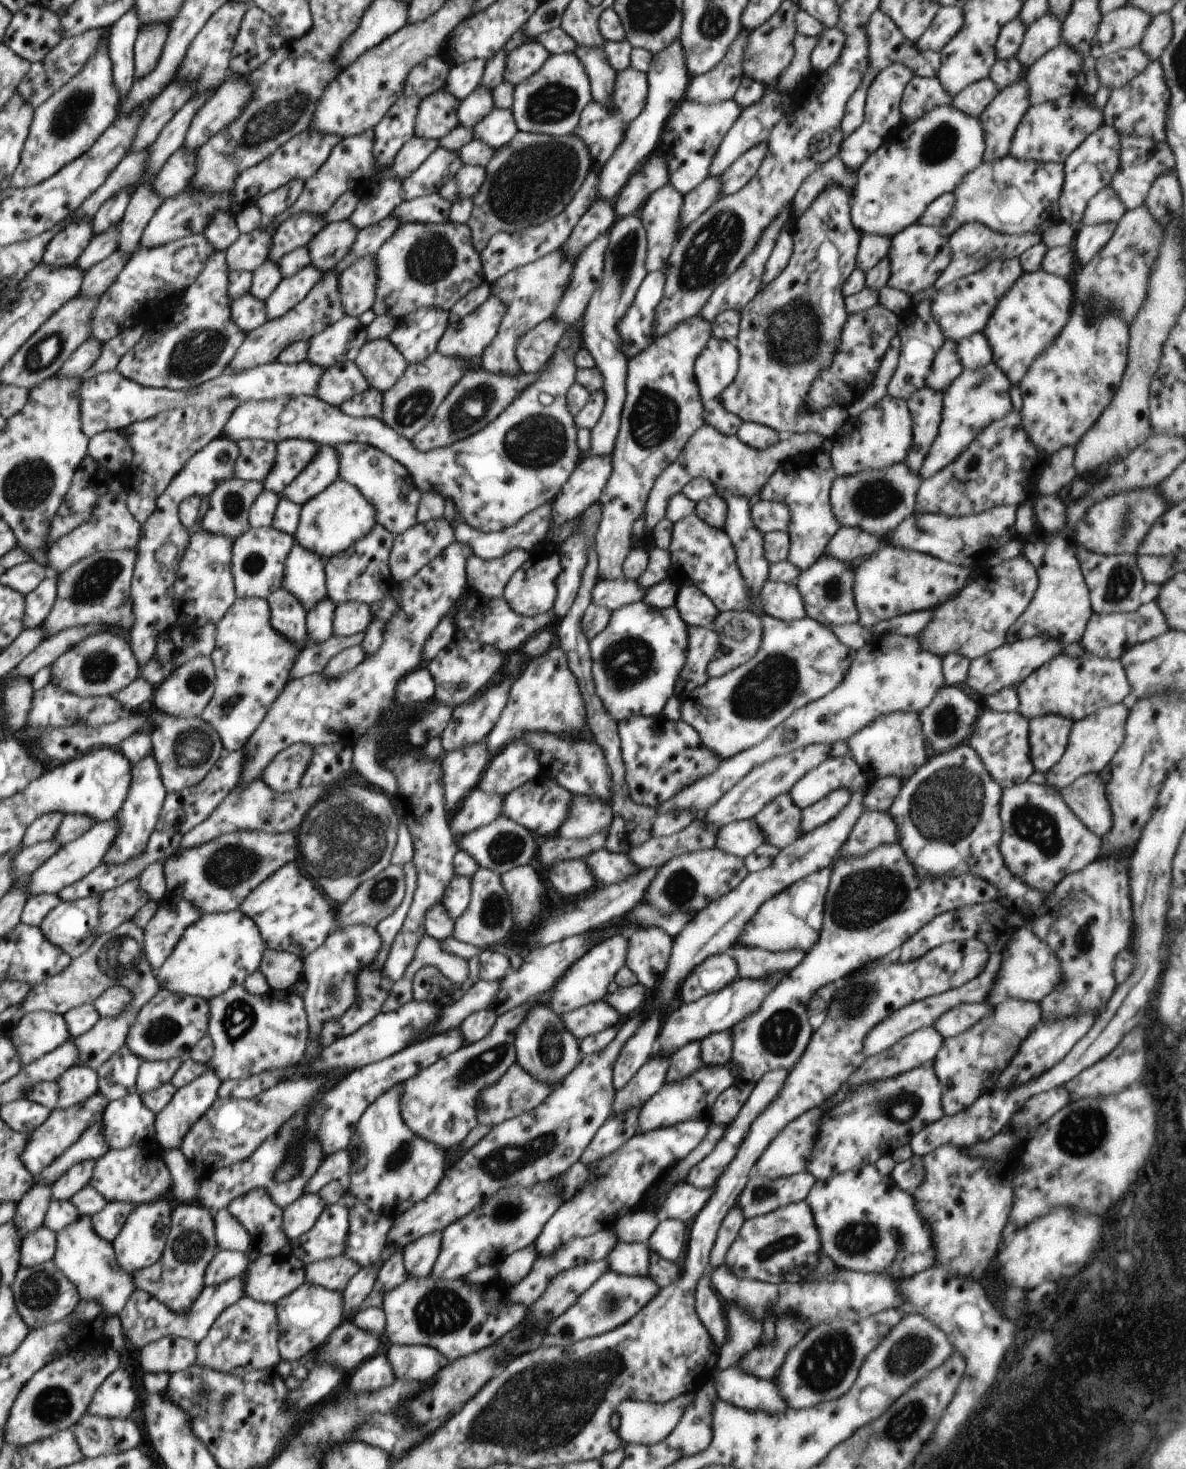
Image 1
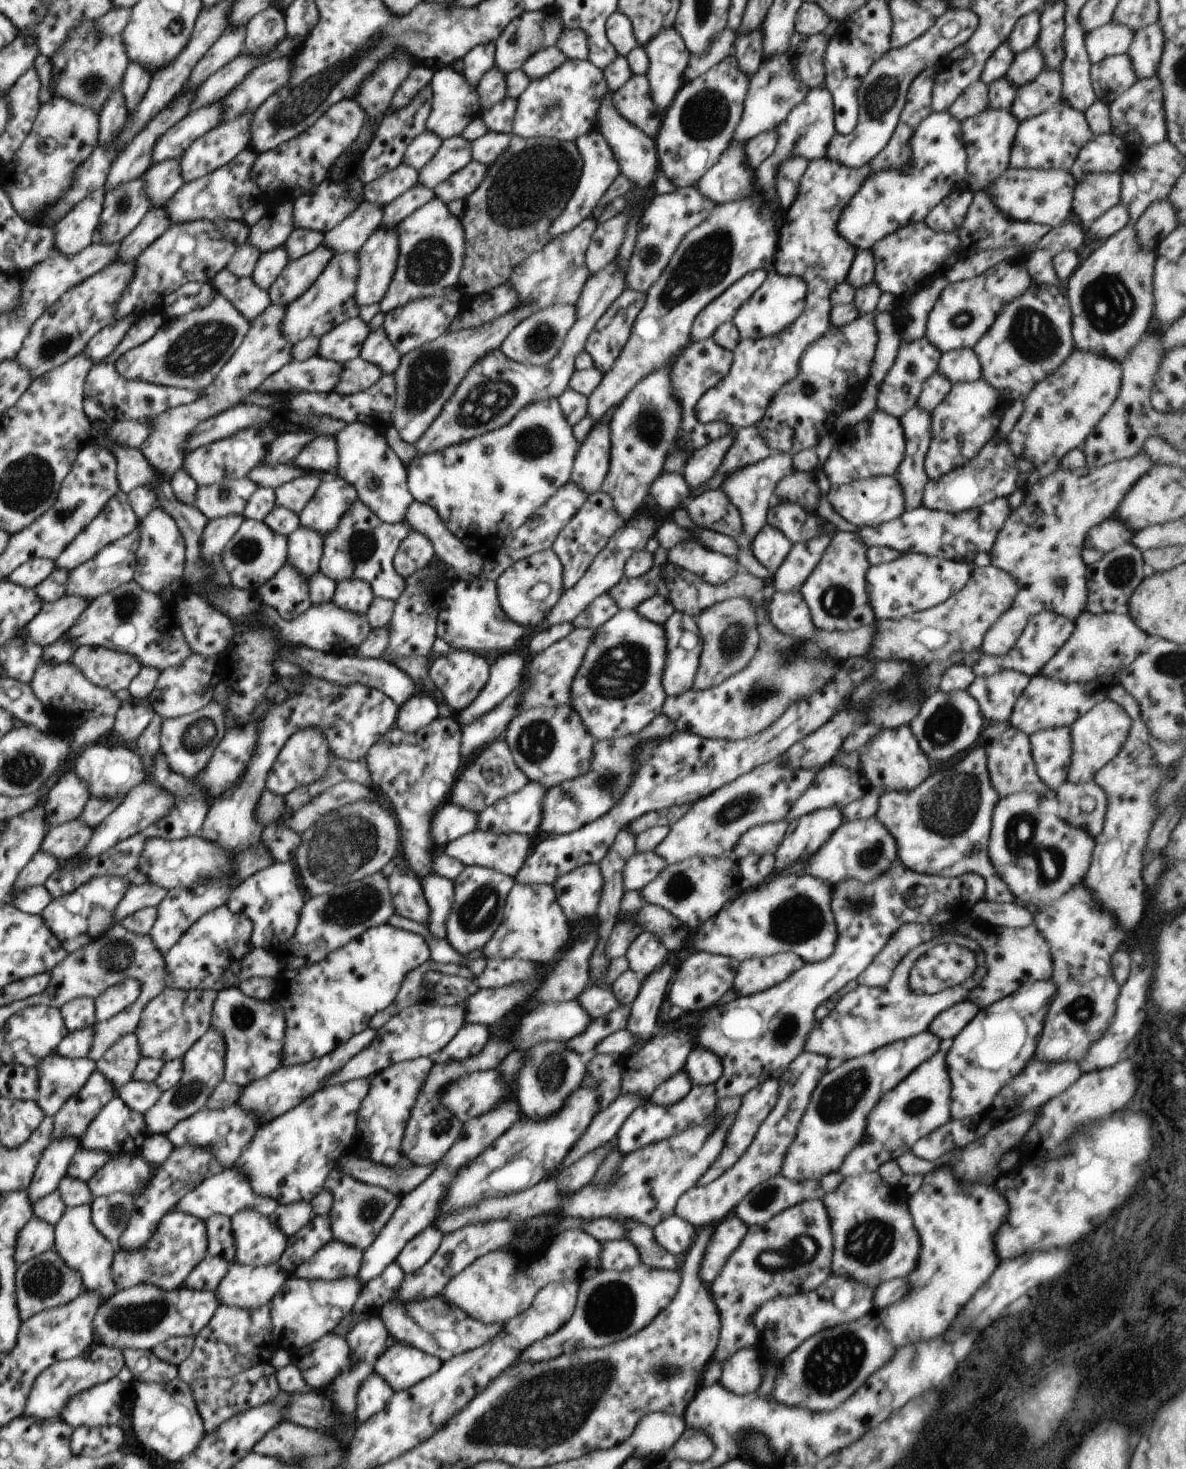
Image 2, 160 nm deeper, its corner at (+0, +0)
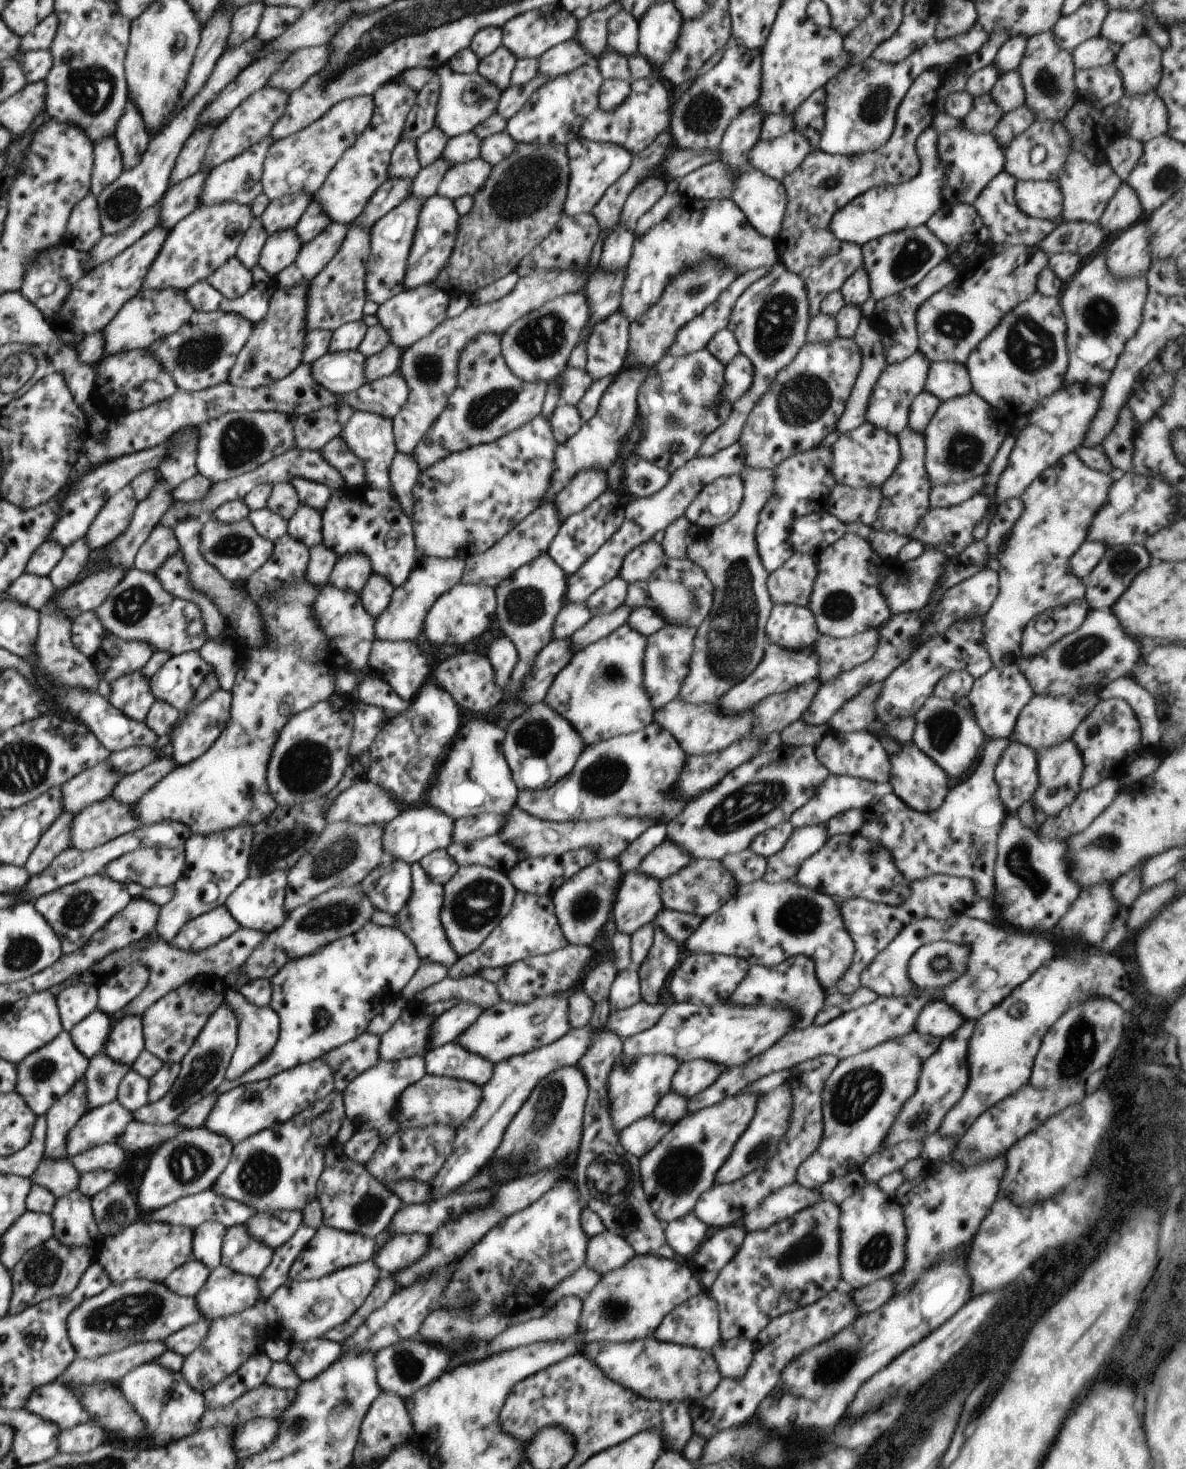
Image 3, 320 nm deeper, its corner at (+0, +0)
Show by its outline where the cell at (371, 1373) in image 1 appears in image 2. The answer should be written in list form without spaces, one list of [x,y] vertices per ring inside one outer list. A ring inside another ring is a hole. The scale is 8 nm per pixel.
[[[375,1370],[372,1376],[362,1384],[362,1390],[358,1392],[358,1412],[356,1412],[358,1420],[366,1422],[370,1416],[384,1410],[392,1394],[394,1390],[380,1378]]]

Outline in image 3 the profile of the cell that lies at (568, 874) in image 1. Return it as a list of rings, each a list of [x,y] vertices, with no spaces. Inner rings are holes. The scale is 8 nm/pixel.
[[[596,859],[586,868],[579,870],[552,894],[555,915],[563,937],[570,945],[592,944],[604,930],[611,918],[615,903],[615,891],[623,878],[617,859]]]

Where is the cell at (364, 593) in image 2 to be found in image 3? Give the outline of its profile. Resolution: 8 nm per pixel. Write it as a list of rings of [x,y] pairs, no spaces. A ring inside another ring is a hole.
[[[347,552],[337,556],[329,576],[329,583],[355,592],[359,596],[372,572],[371,560],[366,553]]]

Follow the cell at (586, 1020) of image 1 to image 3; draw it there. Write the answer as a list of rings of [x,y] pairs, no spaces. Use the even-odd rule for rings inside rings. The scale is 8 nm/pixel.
[[[557,995],[533,998],[528,1004],[500,1001],[492,1008],[482,1011],[482,1014],[462,1031],[456,1040],[468,1052],[474,1052],[495,1065],[518,1054],[542,1048],[563,1037],[571,1029],[568,1005],[564,996]]]

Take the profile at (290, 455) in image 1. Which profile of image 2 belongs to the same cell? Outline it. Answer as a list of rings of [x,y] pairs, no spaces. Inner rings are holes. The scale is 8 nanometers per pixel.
[[[319,436],[308,442],[291,462],[307,471],[320,471],[330,476],[338,475],[338,448],[335,436]]]

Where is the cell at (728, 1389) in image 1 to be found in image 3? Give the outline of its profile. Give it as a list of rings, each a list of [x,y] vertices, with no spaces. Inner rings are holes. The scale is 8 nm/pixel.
[[[733,1338],[718,1342],[712,1348],[714,1360],[723,1377],[739,1377],[749,1368],[754,1345],[748,1338]]]

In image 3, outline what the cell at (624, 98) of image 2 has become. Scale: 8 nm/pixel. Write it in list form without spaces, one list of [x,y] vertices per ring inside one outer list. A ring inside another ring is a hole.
[[[659,76],[639,78],[633,80],[626,100],[615,110],[604,112],[600,109],[594,111],[580,127],[580,134],[585,139],[612,143],[624,147],[632,155],[650,146],[660,132],[669,130],[671,126],[670,92],[662,84]]]

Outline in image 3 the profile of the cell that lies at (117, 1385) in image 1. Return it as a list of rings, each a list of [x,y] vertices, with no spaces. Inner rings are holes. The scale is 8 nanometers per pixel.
[[[58,1382],[37,1386],[27,1398],[24,1409],[53,1422],[61,1430],[82,1423],[94,1424],[79,1398],[70,1388]]]

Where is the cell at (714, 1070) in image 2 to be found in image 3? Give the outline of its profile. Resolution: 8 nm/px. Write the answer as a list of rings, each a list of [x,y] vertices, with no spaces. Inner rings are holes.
[[[699,1057],[680,1063],[671,1082],[671,1090],[686,1100],[701,1093],[706,1087],[712,1086],[724,1066]]]

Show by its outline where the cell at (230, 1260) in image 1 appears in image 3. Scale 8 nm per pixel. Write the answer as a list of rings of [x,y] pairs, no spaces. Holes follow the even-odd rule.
[[[191,1258],[186,1264],[174,1269],[162,1284],[181,1297],[194,1297],[205,1286],[210,1273],[211,1270],[202,1262]]]

